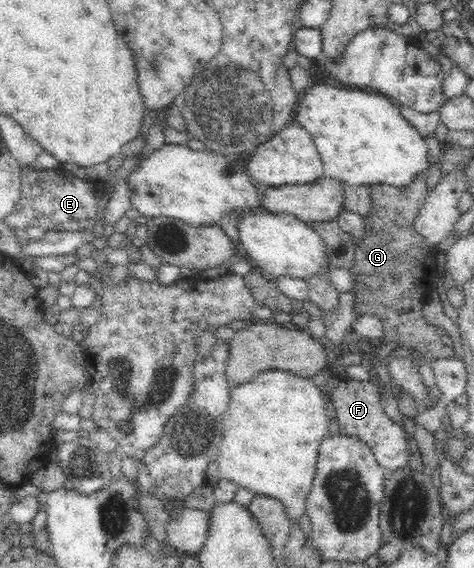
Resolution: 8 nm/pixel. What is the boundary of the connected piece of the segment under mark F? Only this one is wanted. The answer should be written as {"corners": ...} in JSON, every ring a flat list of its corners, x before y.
{"corners":[[343,375,332,392,332,403,336,410,336,423,343,434,356,436,371,447,377,462,385,472,404,466,409,462,407,433,399,422,393,421,385,413,378,397,379,384,375,380,357,380]]}

